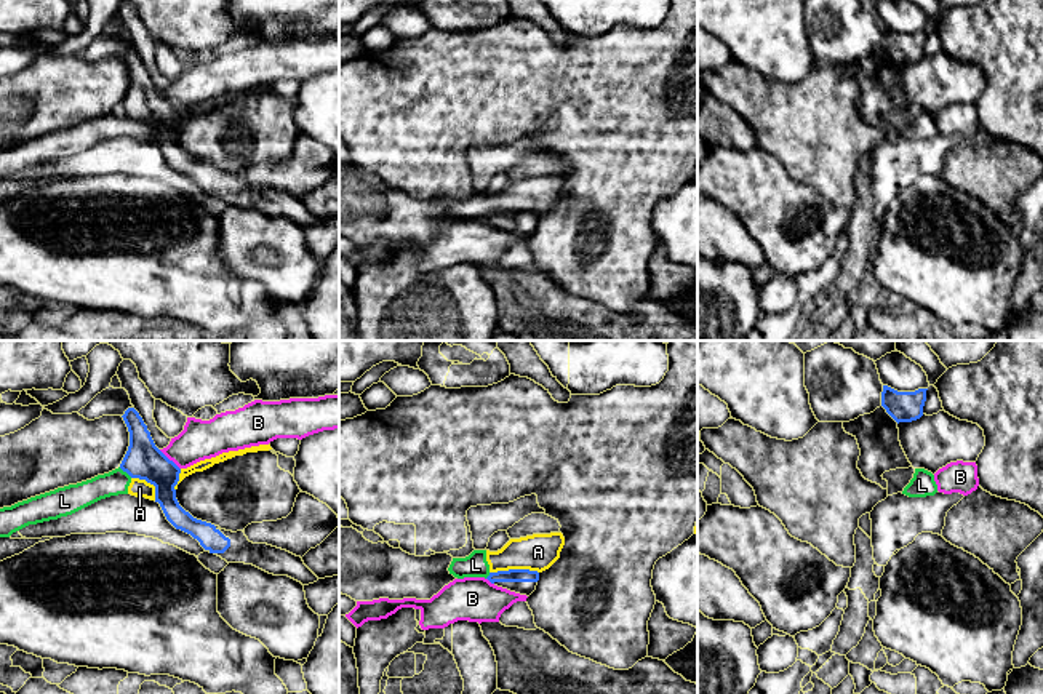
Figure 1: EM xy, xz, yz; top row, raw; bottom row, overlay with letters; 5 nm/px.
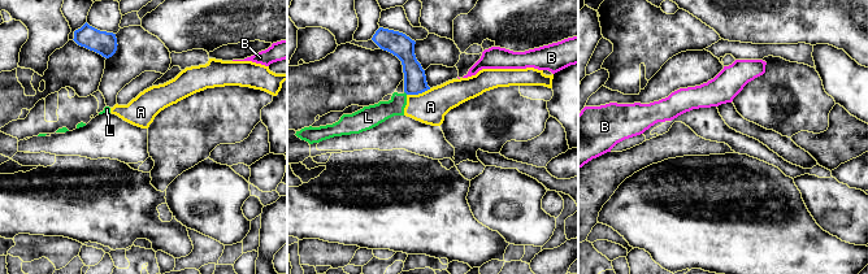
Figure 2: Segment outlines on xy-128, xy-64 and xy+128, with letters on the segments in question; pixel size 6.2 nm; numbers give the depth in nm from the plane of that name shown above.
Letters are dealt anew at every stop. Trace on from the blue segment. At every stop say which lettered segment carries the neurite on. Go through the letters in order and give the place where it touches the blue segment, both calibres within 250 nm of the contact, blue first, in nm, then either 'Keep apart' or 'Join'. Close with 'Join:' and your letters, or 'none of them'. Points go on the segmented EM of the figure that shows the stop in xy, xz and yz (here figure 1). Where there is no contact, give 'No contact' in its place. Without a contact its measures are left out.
A: Touches blue at xz (514, 570). Thickness 60 nm (blue) against 190 nm. Keep apart
B: Touches blue at xy (168, 459). Thickness 190 nm (blue) against 200 nm. Keep apart
L: Touches blue at xy (125, 470). Thickness 190 nm (blue) against 130 nm. Keep apart
Join: none of them

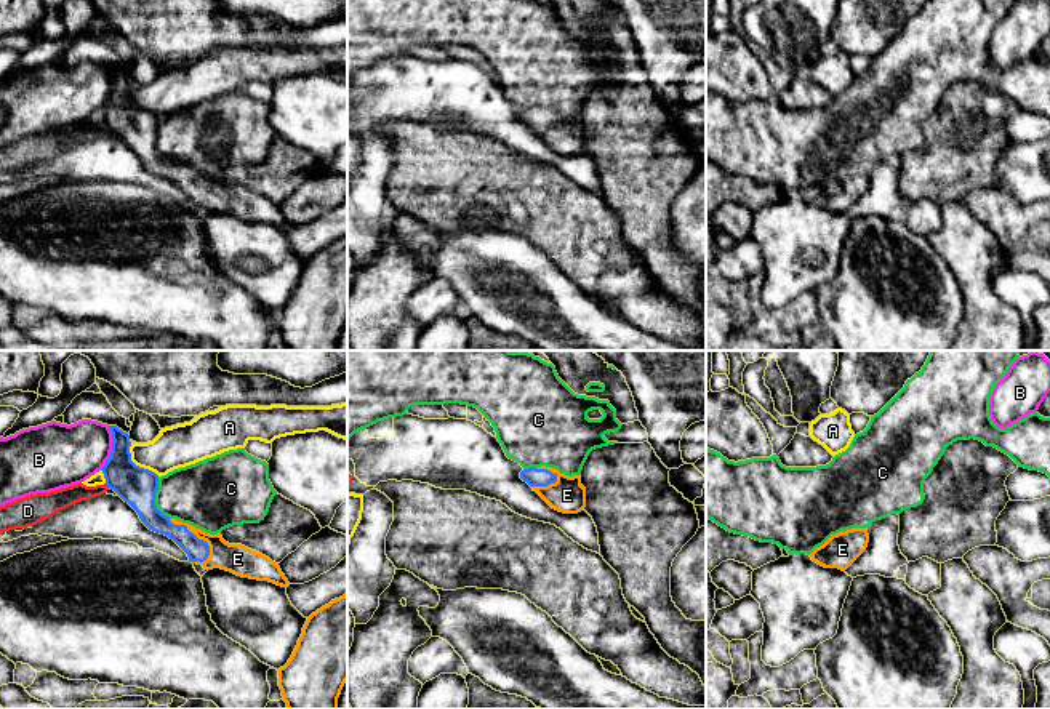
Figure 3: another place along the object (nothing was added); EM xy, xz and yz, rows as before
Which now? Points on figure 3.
A: Touches blue at xy (138, 466). Thickness 190 nm (blue) against 220 nm. Keep apart
B: Touches blue at xy (112, 448). Thickness 190 nm (blue) against 300 nm. Keep apart
C: Touches blue at xy (154, 500). Thickness 190 nm (blue) against 320 nm. Keep apart
D: Touches blue at xy (108, 485). Thickness 190 nm (blue) against 100 nm. Keep apart
E: Touches blue at xy (196, 536). Thickness 110 nm (blue) against 150 nm. Join
Join: E

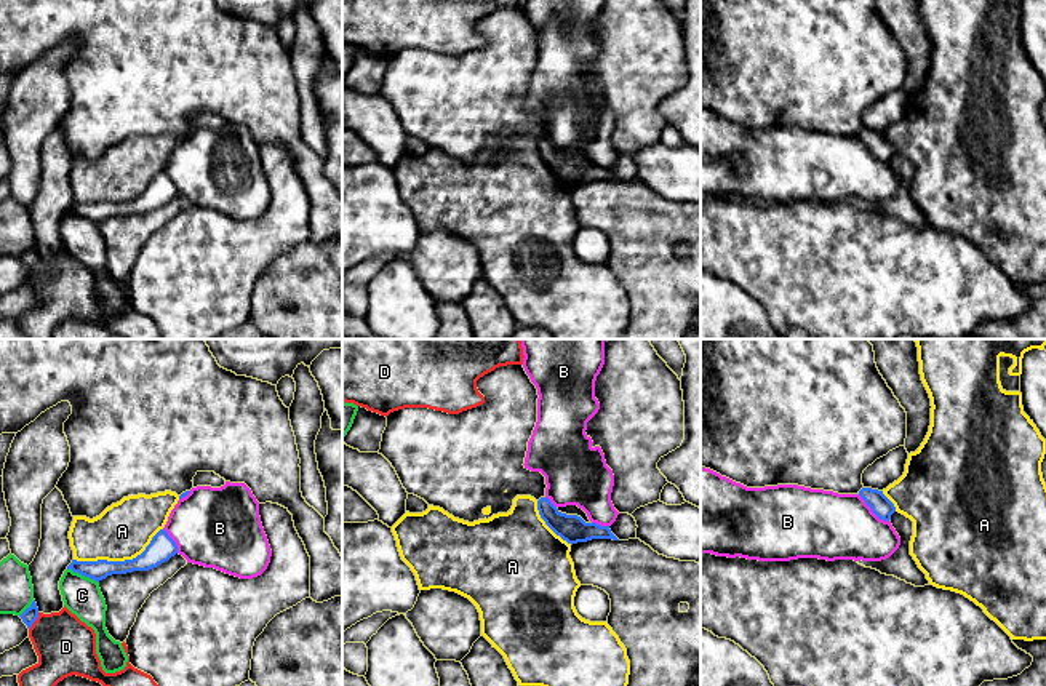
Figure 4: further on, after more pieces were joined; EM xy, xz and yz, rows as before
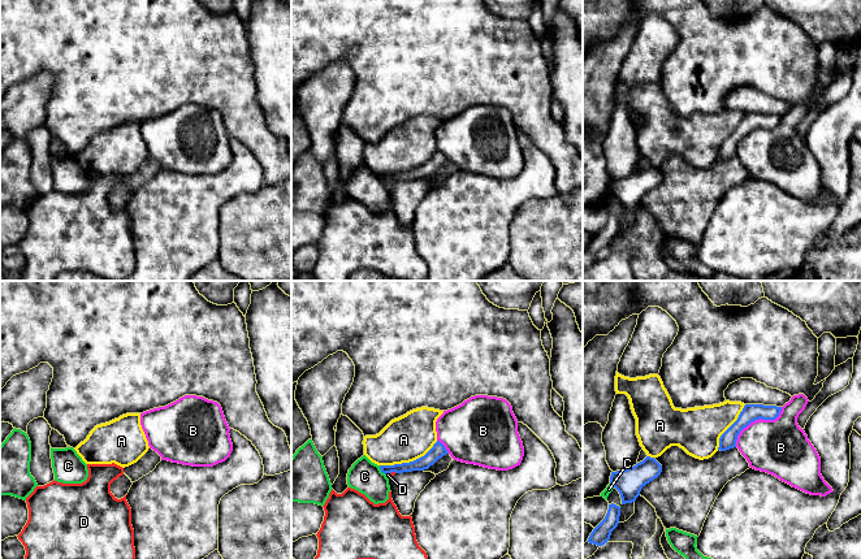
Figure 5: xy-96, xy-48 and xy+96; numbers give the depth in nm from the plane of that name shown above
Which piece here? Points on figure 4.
A: Touches blue at xy (119, 562). Thickness 140 nm (blue) against 280 nm. Join
B: Touches blue at yz (872, 510). Thickness 100 nm (blue) against 340 nm. Keep apart
C: Touches blue at xy (83, 574). Thickness 100 nm (blue) against 190 nm. Keep apart
D: Touches blue at xy (35, 619). Thickness 80 nm (blue) against 300 nm. Keep apart
Join: A

